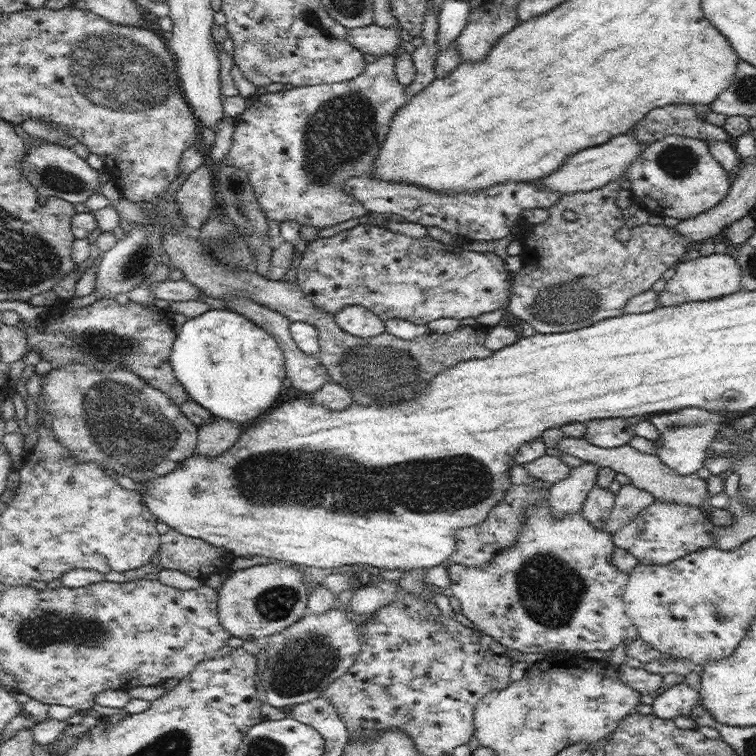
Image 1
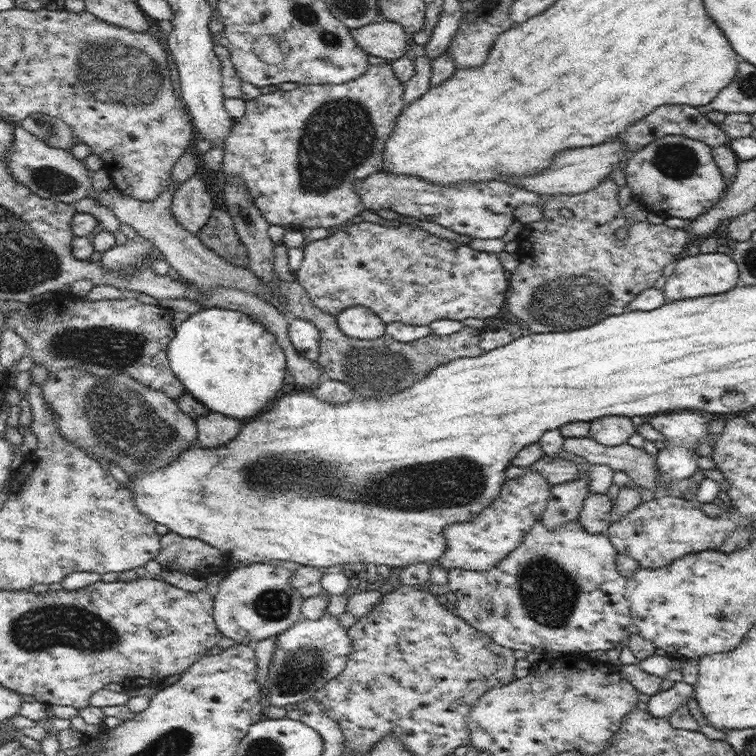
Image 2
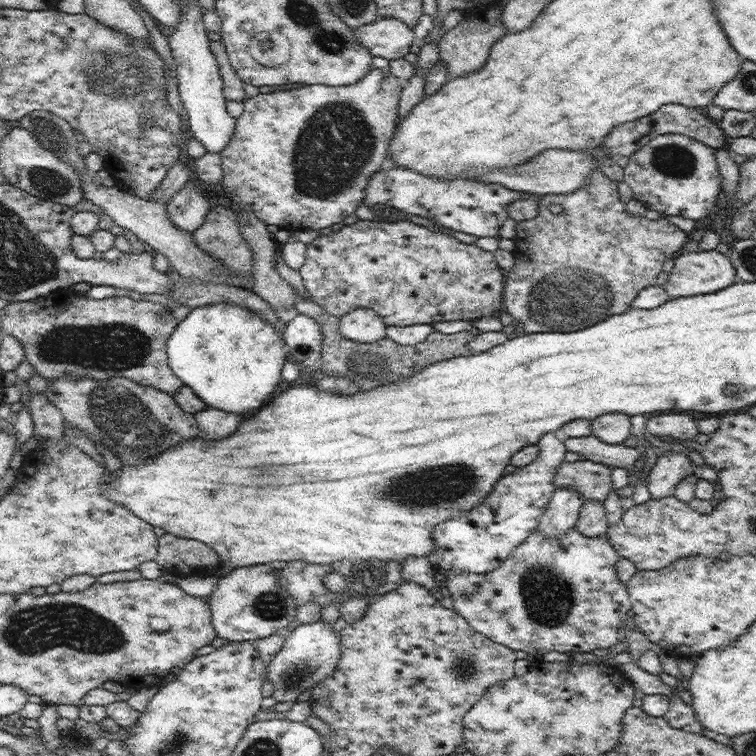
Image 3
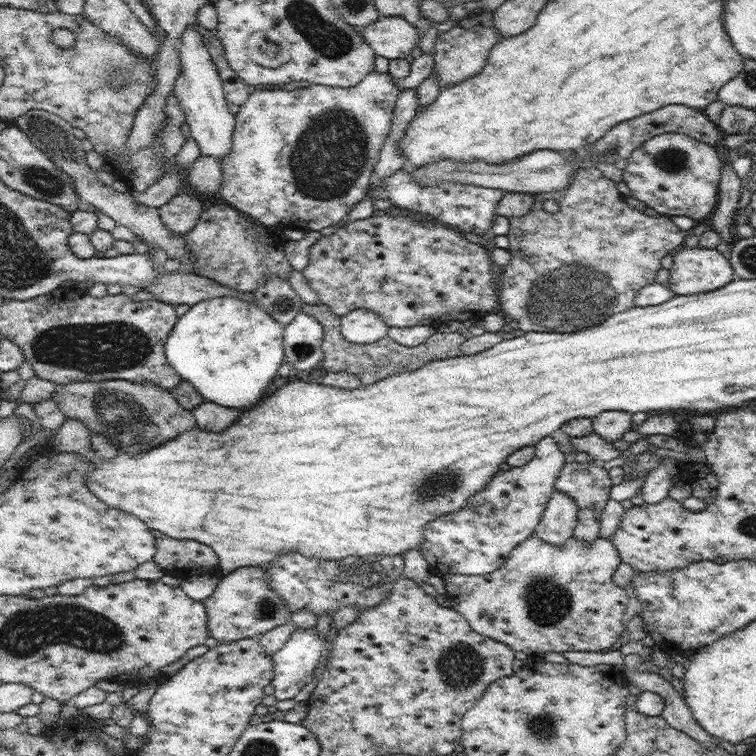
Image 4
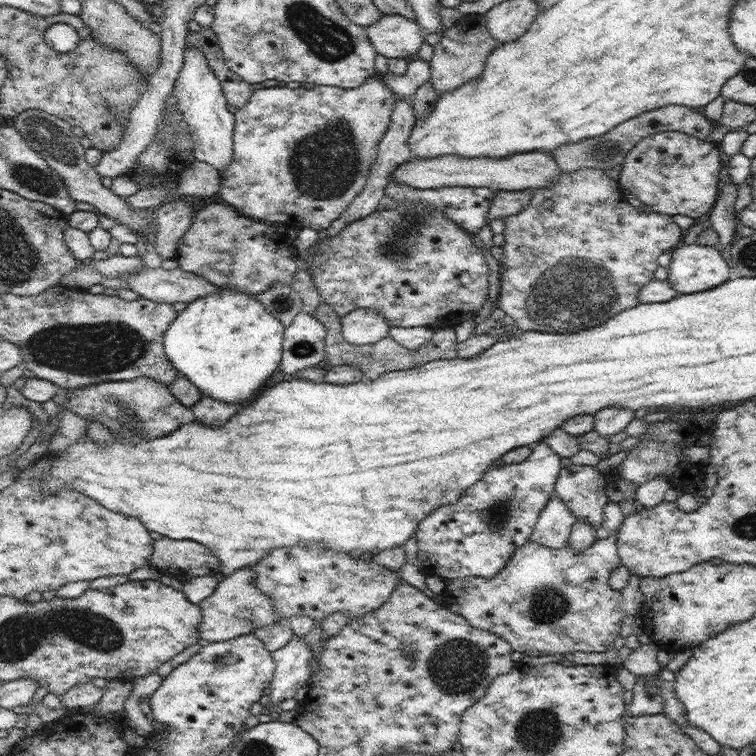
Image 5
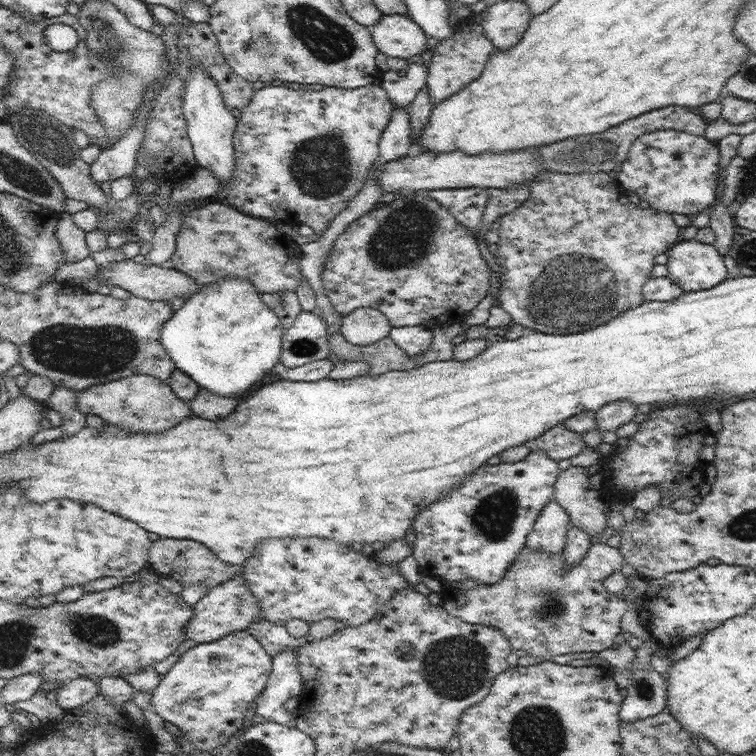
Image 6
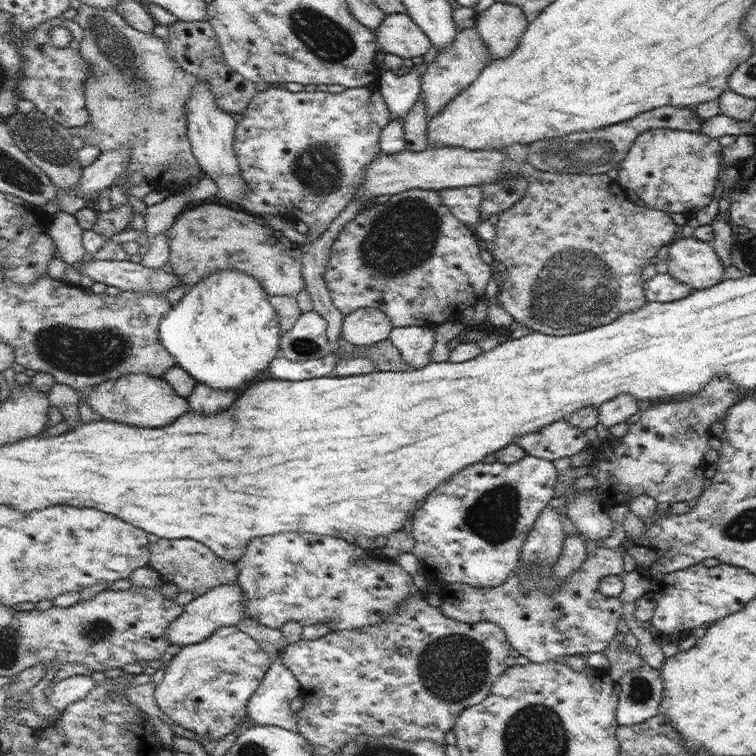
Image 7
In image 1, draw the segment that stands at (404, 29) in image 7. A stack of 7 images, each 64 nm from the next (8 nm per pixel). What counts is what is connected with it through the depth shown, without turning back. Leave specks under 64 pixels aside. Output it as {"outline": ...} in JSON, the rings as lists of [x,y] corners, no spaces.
{"outline":[[[375,23],[356,29],[348,29],[348,43],[363,54],[396,56],[401,47],[401,28],[382,27]]]}

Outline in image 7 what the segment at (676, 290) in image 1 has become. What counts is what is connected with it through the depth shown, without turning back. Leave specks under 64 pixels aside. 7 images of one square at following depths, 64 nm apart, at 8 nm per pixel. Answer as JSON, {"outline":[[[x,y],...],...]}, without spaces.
{"outline":[[[679,234],[668,247],[666,262],[670,276],[693,290],[703,290],[724,279],[725,268],[711,243]]]}

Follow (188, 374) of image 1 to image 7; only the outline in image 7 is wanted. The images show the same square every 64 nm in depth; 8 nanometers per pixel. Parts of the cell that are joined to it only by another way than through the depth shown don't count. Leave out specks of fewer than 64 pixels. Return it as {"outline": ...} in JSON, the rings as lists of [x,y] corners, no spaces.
{"outline":[[[231,268],[190,286],[188,294],[162,317],[159,337],[176,365],[214,390],[242,388],[281,354],[279,316],[268,303],[268,294],[253,276]]]}

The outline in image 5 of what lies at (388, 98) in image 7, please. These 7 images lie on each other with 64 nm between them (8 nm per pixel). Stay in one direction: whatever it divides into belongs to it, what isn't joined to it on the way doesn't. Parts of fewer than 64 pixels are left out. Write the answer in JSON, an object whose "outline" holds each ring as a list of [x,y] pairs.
{"outline":[[[414,60],[407,65],[407,71],[402,74],[388,72],[384,75],[386,86],[400,100],[412,99],[416,90],[430,80],[431,68],[424,60]]]}

